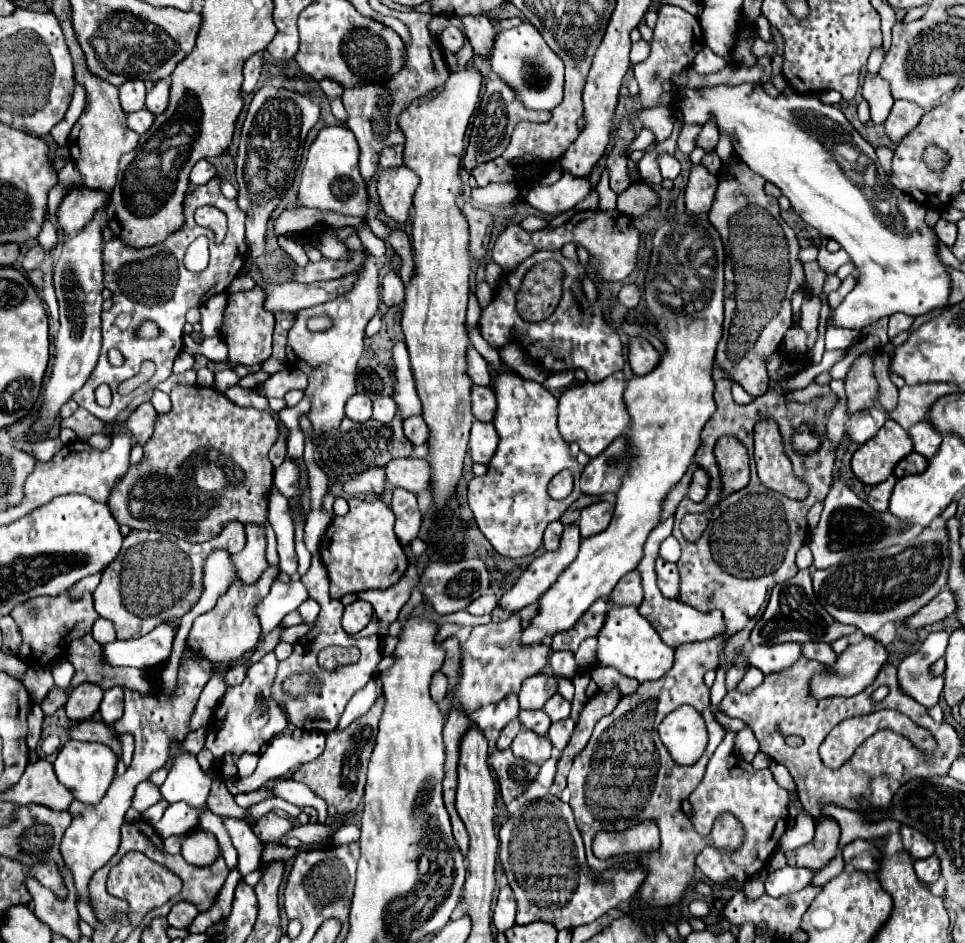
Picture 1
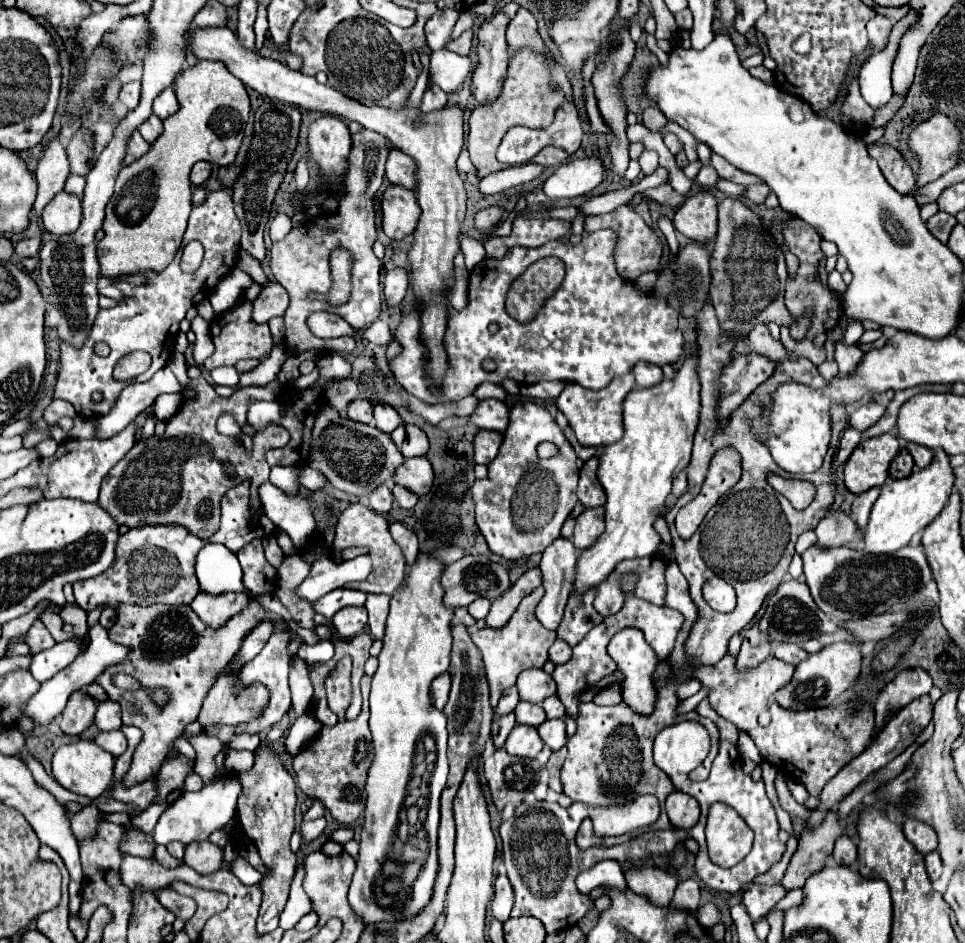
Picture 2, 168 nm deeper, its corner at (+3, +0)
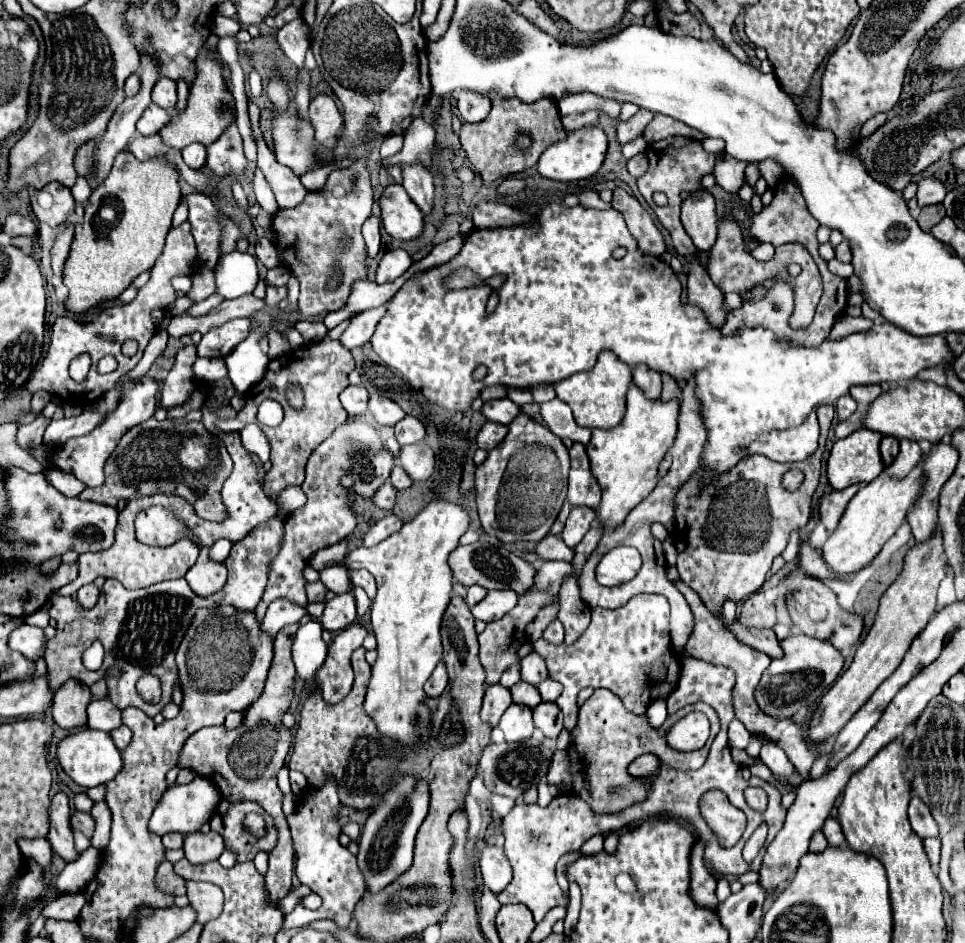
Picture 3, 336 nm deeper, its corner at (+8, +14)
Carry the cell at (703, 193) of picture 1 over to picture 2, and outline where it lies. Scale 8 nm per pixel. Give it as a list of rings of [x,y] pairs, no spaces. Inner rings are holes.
[[[709,190],[695,192],[675,212],[675,228],[689,240],[711,244],[717,236],[717,200]]]

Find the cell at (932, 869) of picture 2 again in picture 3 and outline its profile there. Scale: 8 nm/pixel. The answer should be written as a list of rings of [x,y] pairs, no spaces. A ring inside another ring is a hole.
[[[924,838],[924,850],[926,850],[932,866],[938,866],[938,860],[940,860],[940,838]]]

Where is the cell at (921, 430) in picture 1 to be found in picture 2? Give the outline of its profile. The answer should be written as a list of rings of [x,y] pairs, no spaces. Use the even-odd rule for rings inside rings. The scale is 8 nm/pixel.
[[[903,442],[903,446],[905,446],[905,448],[909,450],[909,454],[913,456],[913,460],[915,460],[915,470],[927,468],[927,466],[931,464],[931,460],[933,460],[933,450],[921,448],[919,444],[909,444],[909,442]]]

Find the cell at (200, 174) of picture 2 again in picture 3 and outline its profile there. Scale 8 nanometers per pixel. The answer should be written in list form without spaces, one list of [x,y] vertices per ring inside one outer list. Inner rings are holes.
[[[190,144],[190,146],[186,146],[186,150],[182,152],[182,158],[184,158],[184,162],[186,162],[190,168],[198,170],[198,168],[202,168],[202,166],[206,164],[206,148],[200,146],[200,144]]]

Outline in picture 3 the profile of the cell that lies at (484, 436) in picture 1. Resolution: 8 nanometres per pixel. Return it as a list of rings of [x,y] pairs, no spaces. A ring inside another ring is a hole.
[[[486,422],[478,436],[476,436],[476,442],[478,442],[478,448],[482,450],[492,450],[492,446],[498,446],[500,440],[504,440],[504,434],[508,432],[508,426],[504,424],[496,424],[496,422]]]

